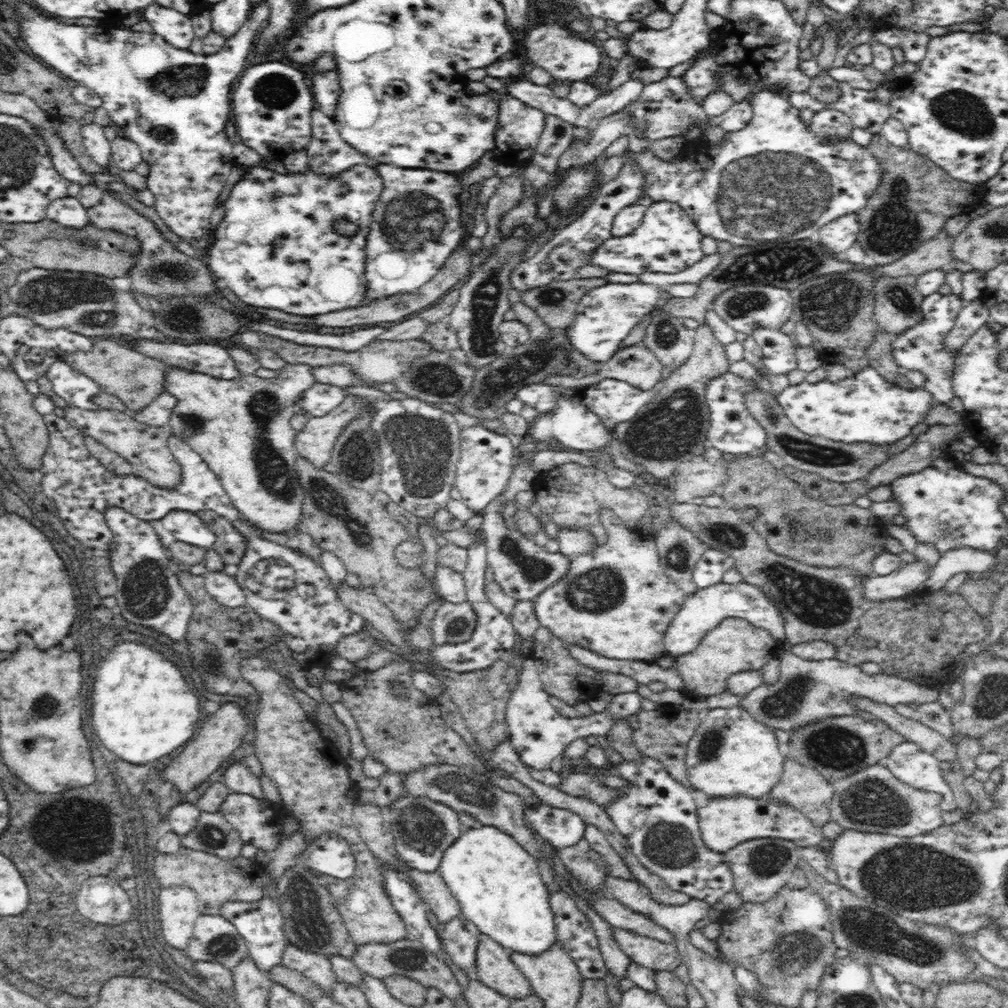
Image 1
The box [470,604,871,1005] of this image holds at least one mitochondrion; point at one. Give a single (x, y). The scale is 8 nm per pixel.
(796, 953)

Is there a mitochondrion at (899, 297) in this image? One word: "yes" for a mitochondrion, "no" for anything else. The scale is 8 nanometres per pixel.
yes

